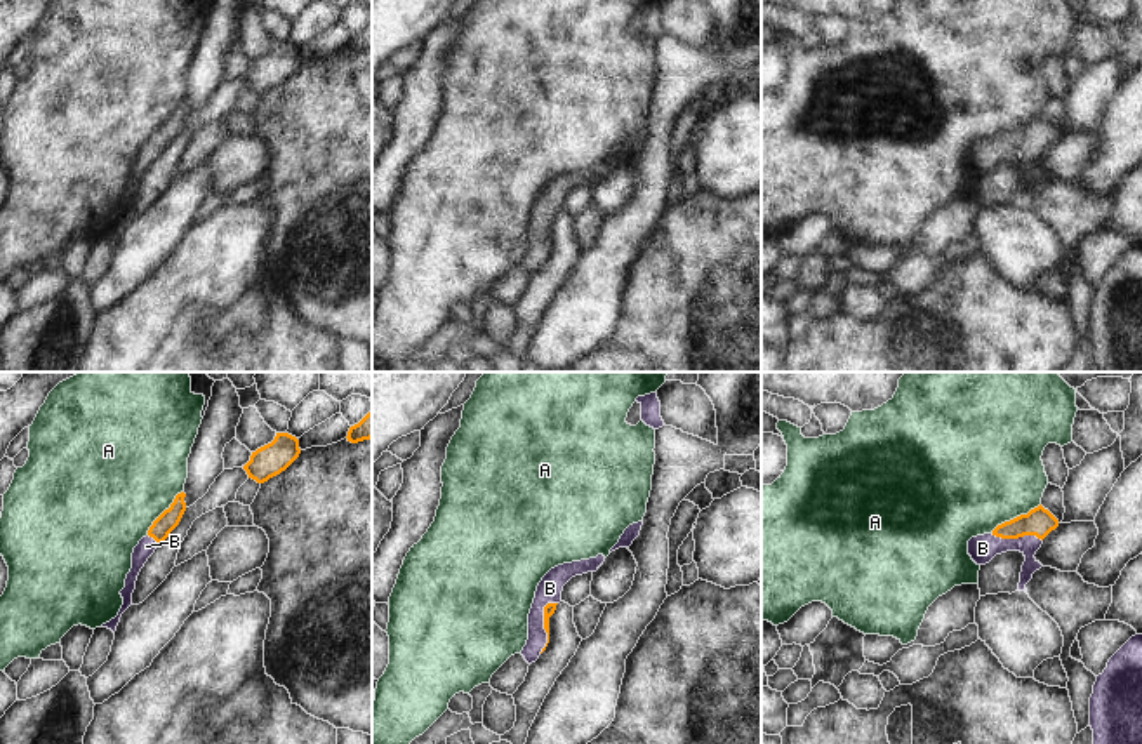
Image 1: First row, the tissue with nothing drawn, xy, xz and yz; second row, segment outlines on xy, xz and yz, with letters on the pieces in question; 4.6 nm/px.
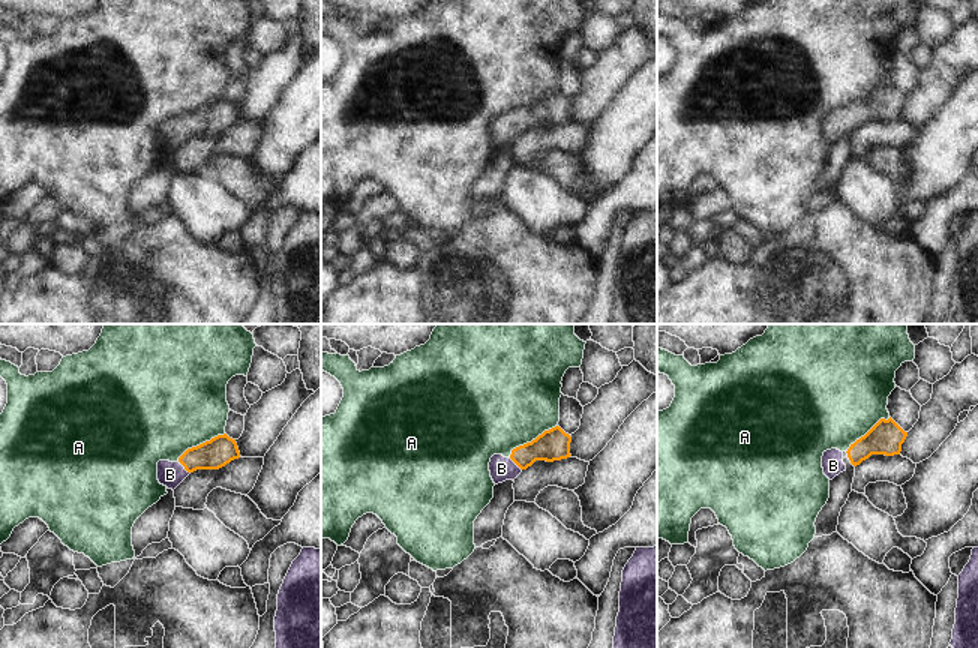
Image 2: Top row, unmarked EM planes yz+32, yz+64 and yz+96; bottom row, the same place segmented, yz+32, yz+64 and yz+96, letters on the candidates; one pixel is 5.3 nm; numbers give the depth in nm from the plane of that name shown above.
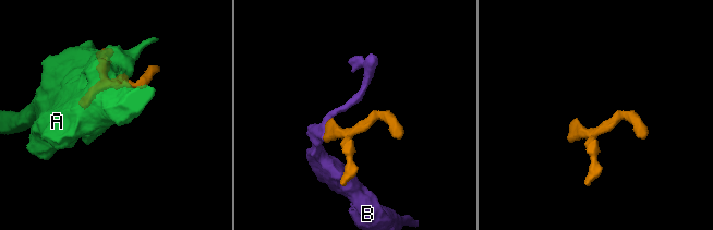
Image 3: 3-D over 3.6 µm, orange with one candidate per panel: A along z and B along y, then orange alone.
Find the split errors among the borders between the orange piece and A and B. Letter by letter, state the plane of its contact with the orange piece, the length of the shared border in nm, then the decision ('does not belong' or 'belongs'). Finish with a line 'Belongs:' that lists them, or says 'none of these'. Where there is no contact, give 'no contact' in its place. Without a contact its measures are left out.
A: contact in yz; length 280 nm; does not belong
B: contact in xz; length 260 nm; belongs
Belongs: B

